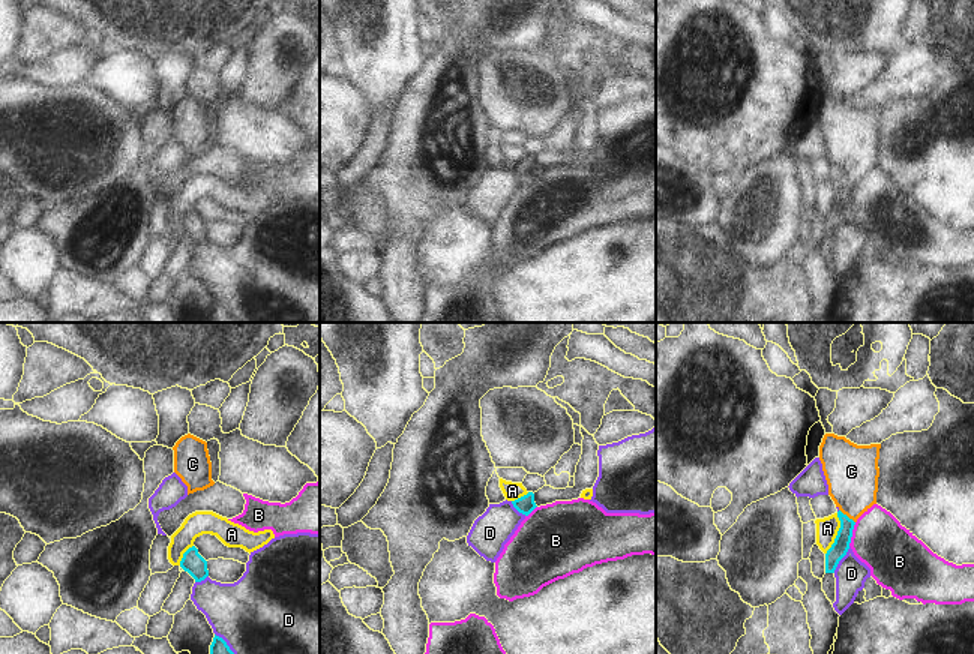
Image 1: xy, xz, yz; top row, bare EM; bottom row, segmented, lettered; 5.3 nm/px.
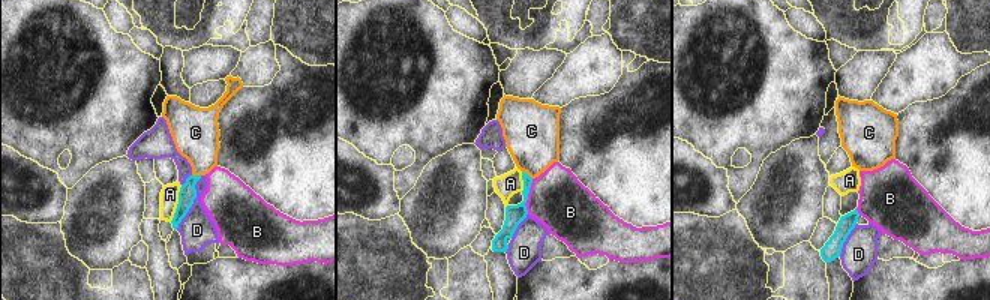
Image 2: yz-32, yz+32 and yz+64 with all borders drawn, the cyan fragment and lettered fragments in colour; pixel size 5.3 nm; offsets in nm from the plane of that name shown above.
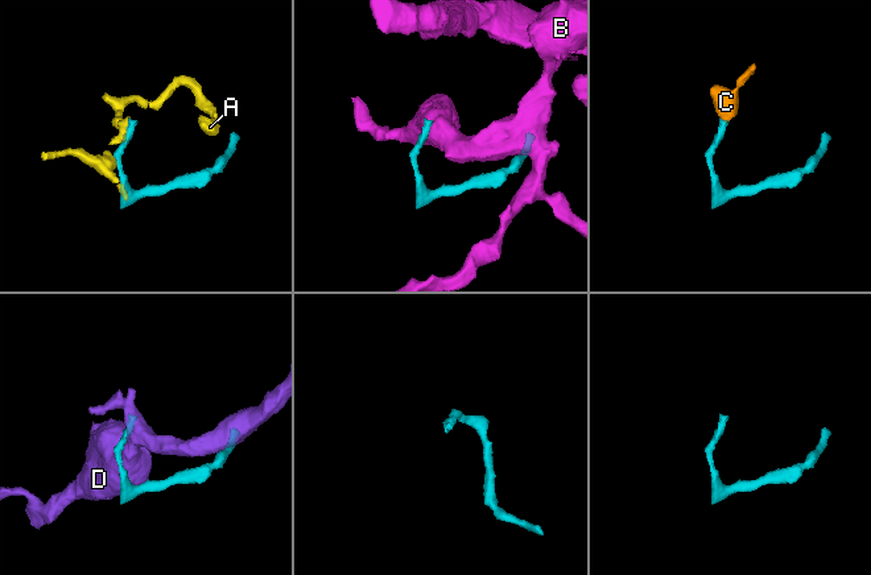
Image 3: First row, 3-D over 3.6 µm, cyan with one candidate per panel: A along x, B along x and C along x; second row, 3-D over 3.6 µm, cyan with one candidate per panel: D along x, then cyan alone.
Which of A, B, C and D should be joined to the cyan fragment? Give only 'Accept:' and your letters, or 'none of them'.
Accept: C

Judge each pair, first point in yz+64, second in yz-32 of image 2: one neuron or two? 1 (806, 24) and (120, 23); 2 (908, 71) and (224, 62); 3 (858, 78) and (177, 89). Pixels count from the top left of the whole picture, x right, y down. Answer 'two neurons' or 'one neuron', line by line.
1: one neuron
2: two neurons
3: two neurons

